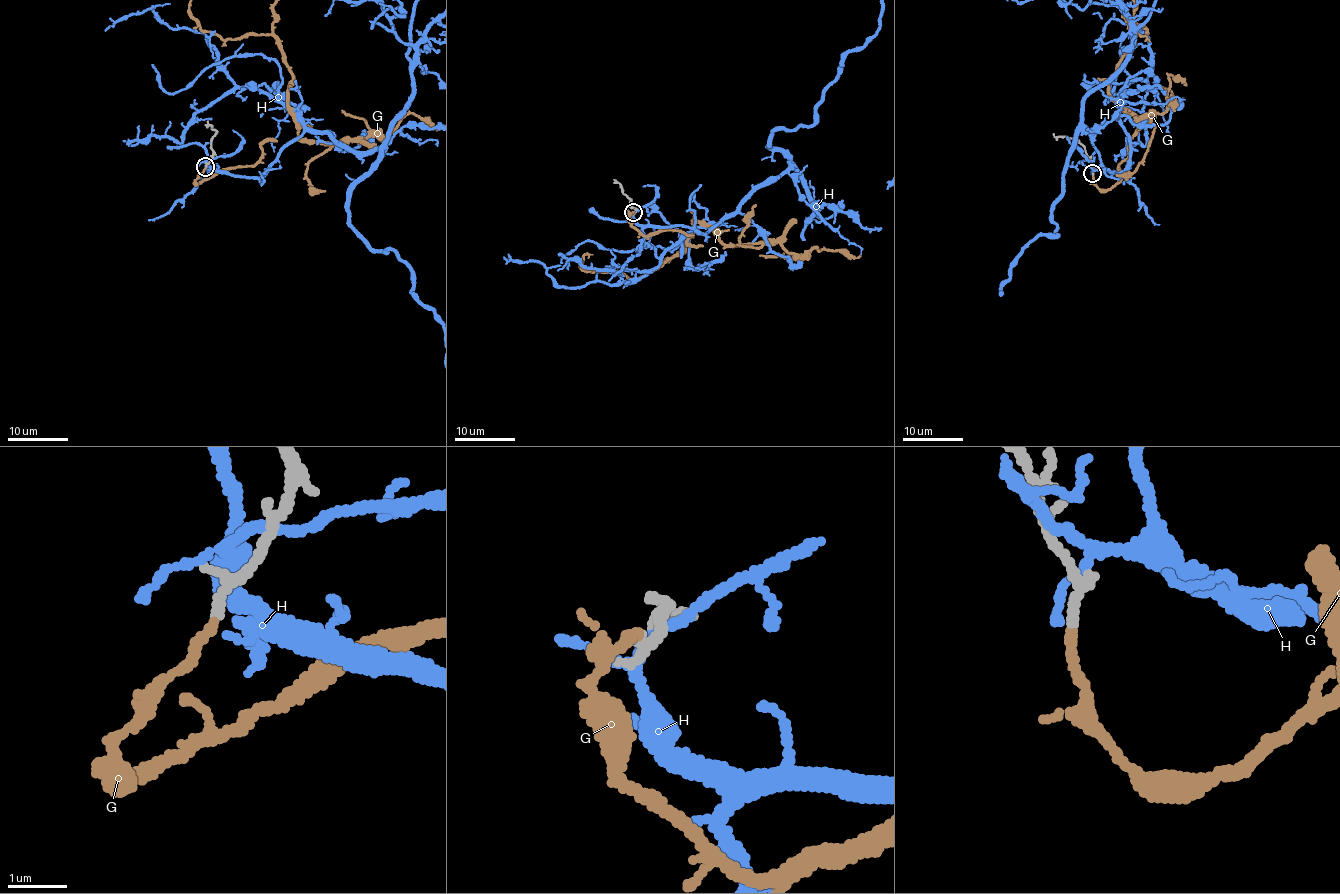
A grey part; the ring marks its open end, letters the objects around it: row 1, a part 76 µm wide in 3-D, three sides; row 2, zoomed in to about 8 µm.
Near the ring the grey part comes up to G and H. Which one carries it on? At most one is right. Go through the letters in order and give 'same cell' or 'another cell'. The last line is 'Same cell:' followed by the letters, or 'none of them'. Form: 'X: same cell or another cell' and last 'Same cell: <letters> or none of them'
G: same cell
H: another cell
Same cell: G

